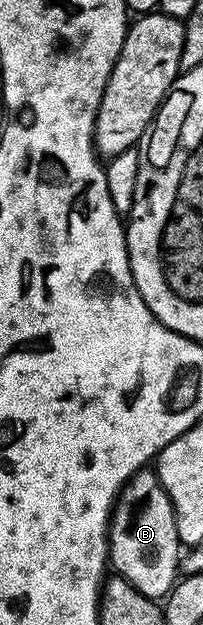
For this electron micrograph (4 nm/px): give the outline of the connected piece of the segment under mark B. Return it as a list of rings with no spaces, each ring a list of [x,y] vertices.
[[[141,469],[125,483],[112,512],[108,549],[111,566],[116,566],[115,574],[137,587],[146,597],[163,600],[176,586],[182,567],[182,544],[178,537],[176,512],[172,510],[170,497],[155,470]]]

